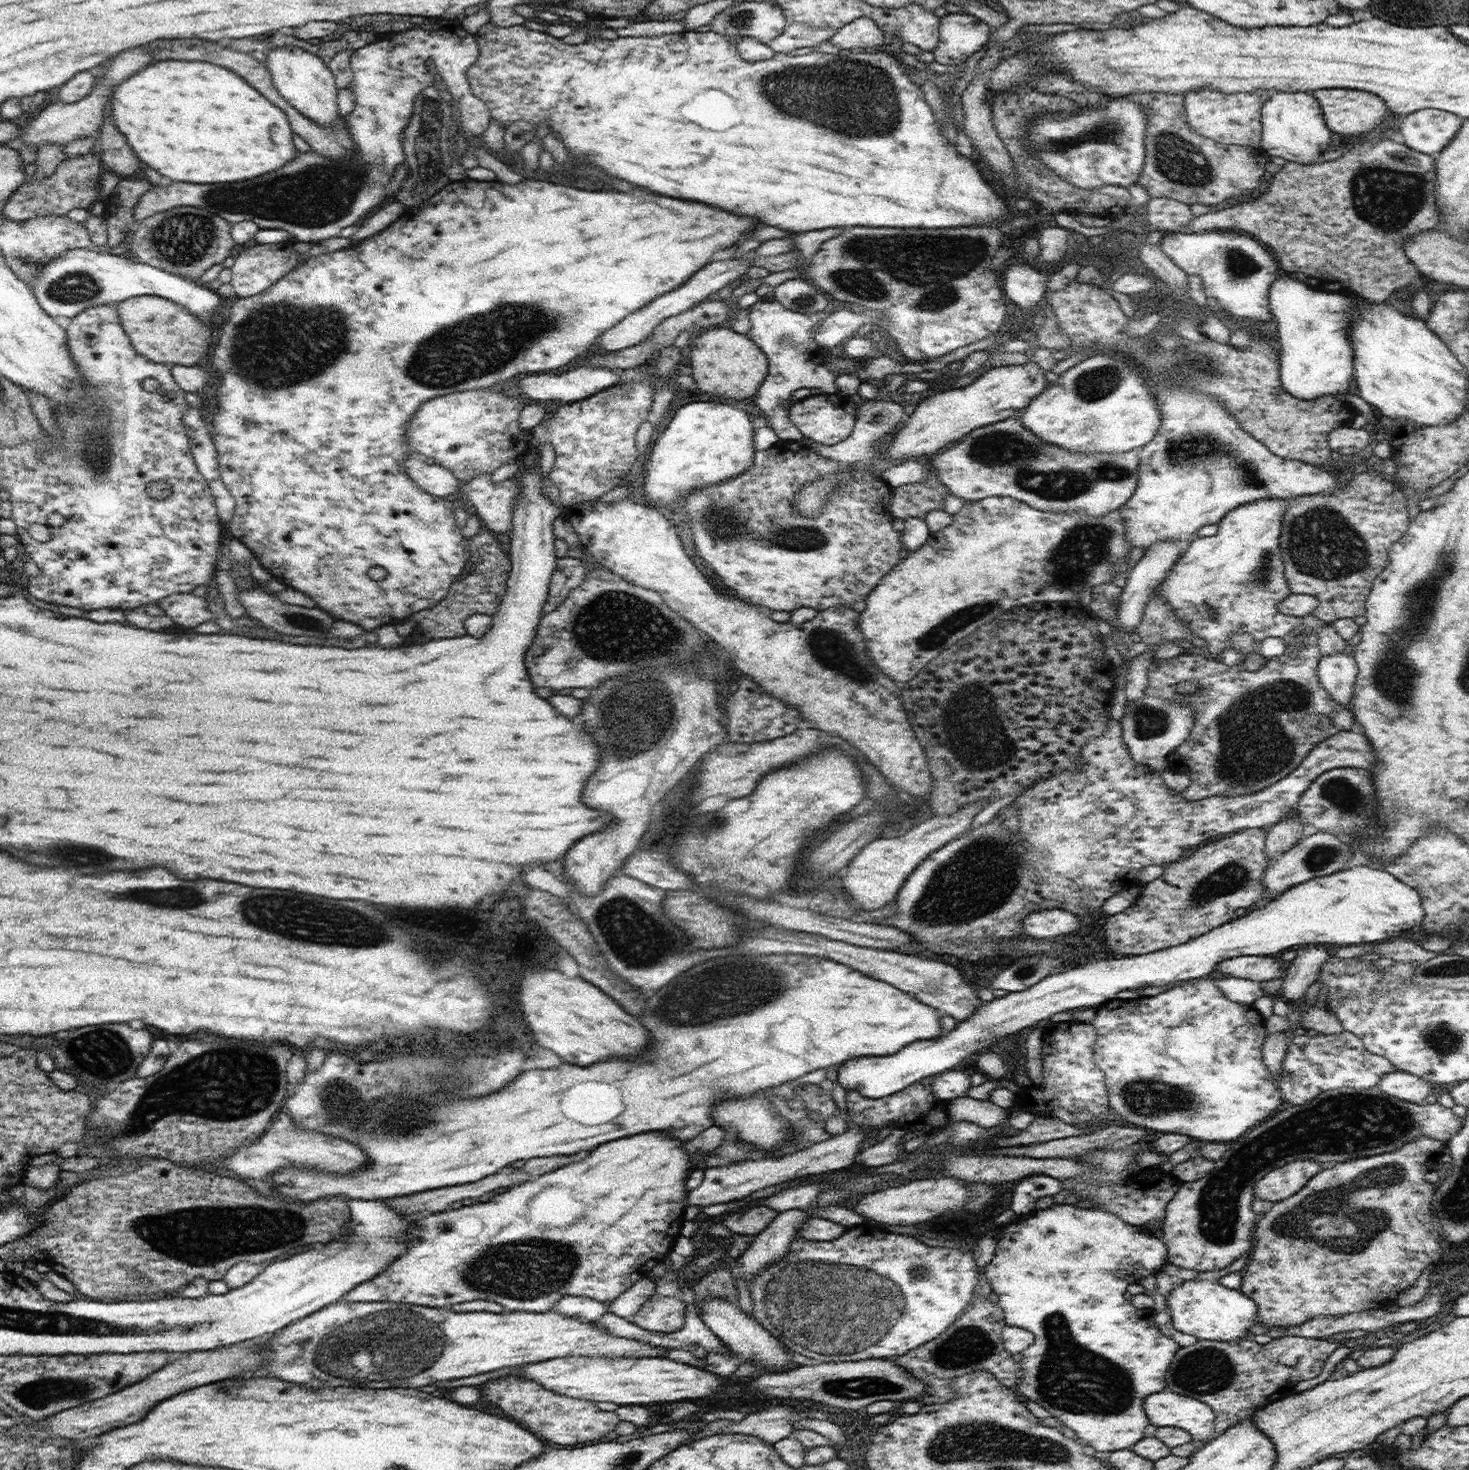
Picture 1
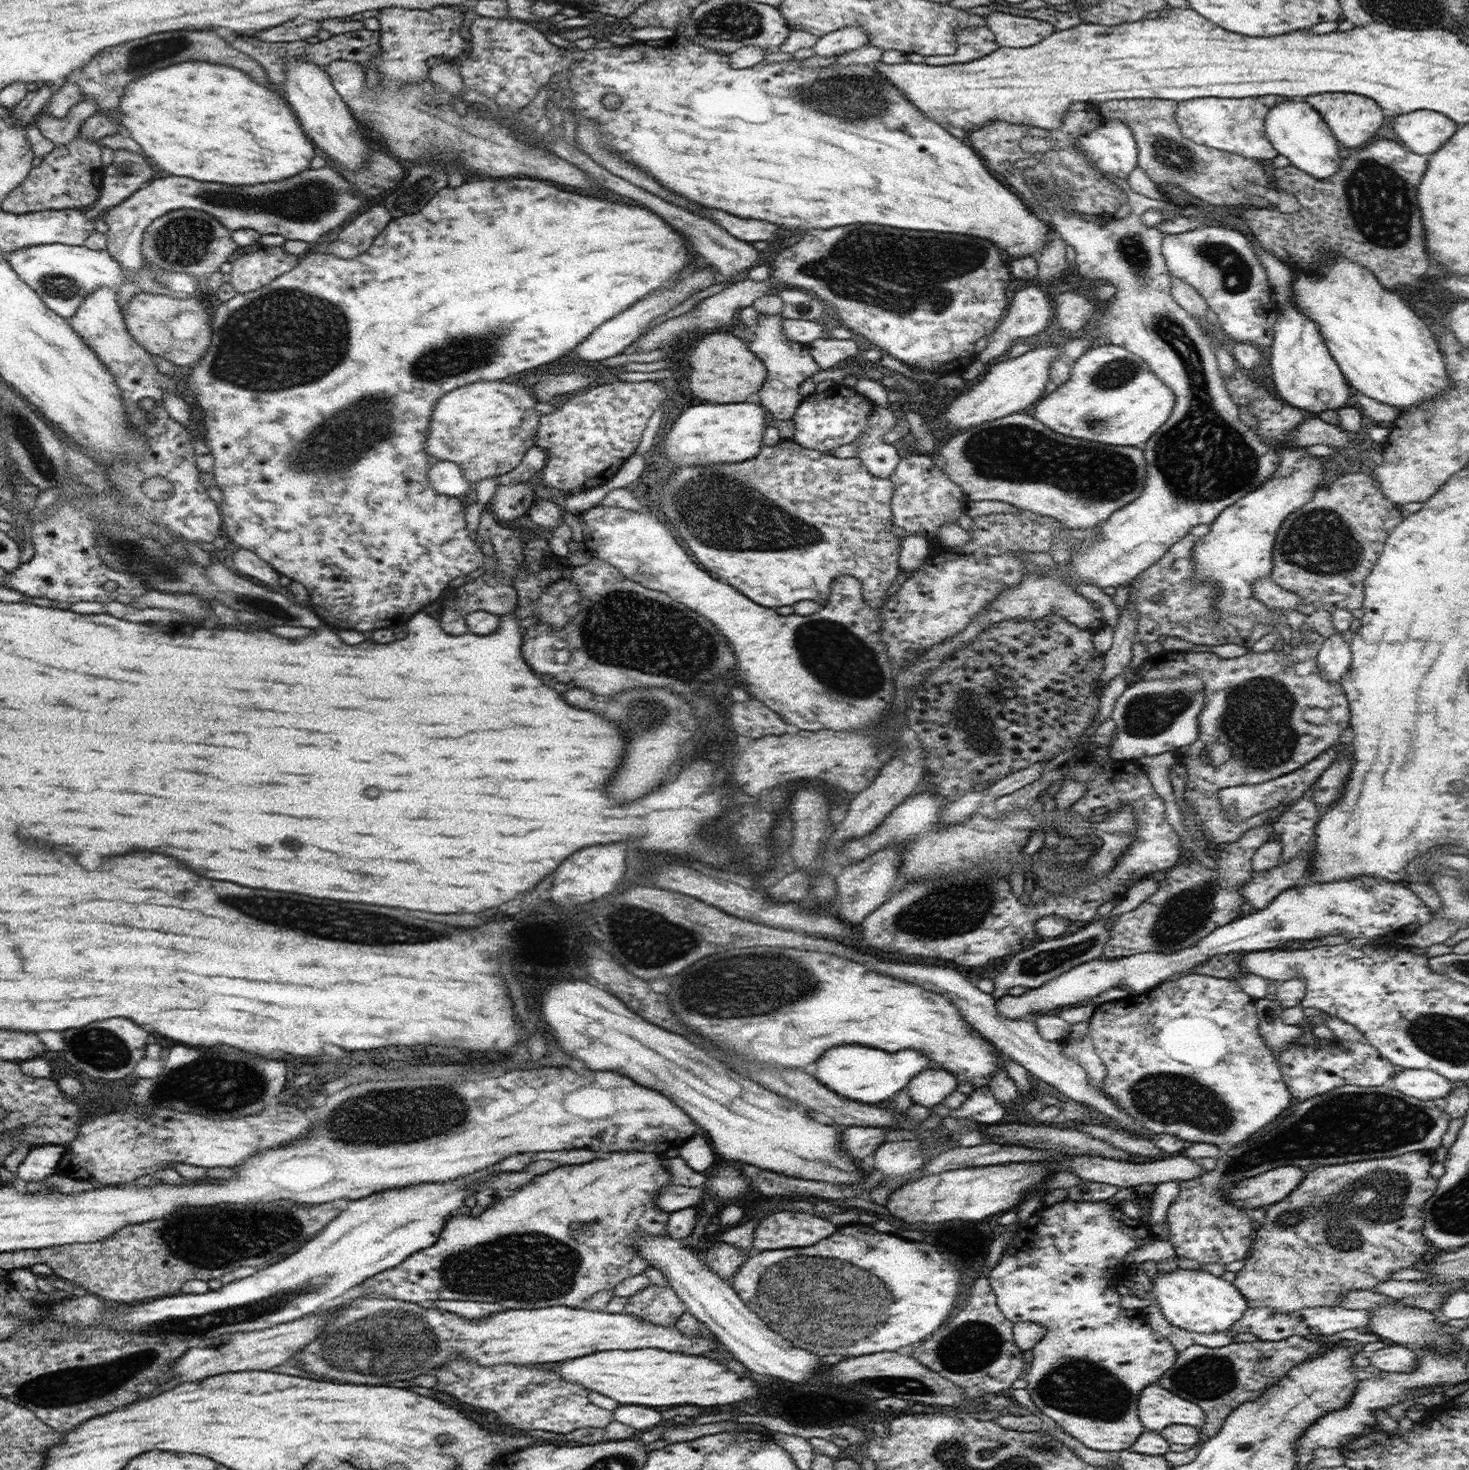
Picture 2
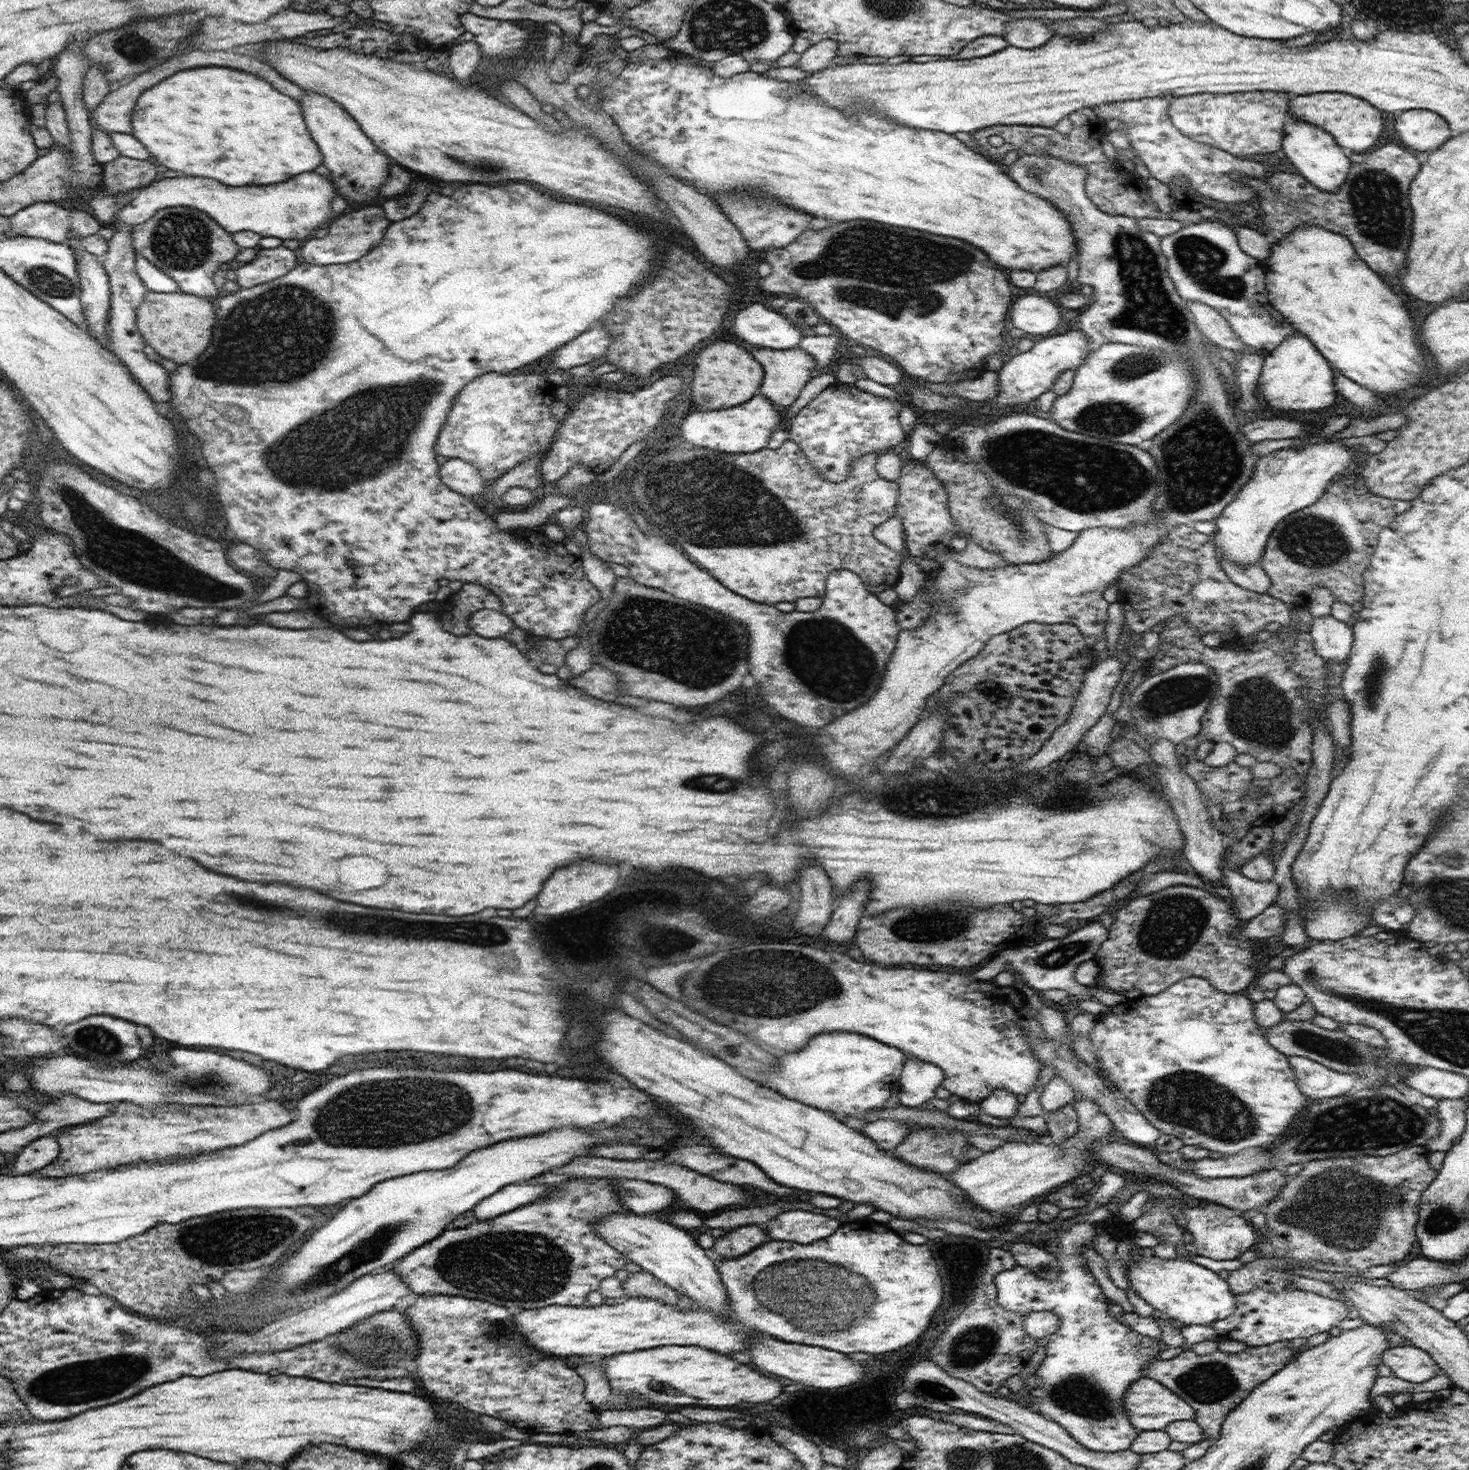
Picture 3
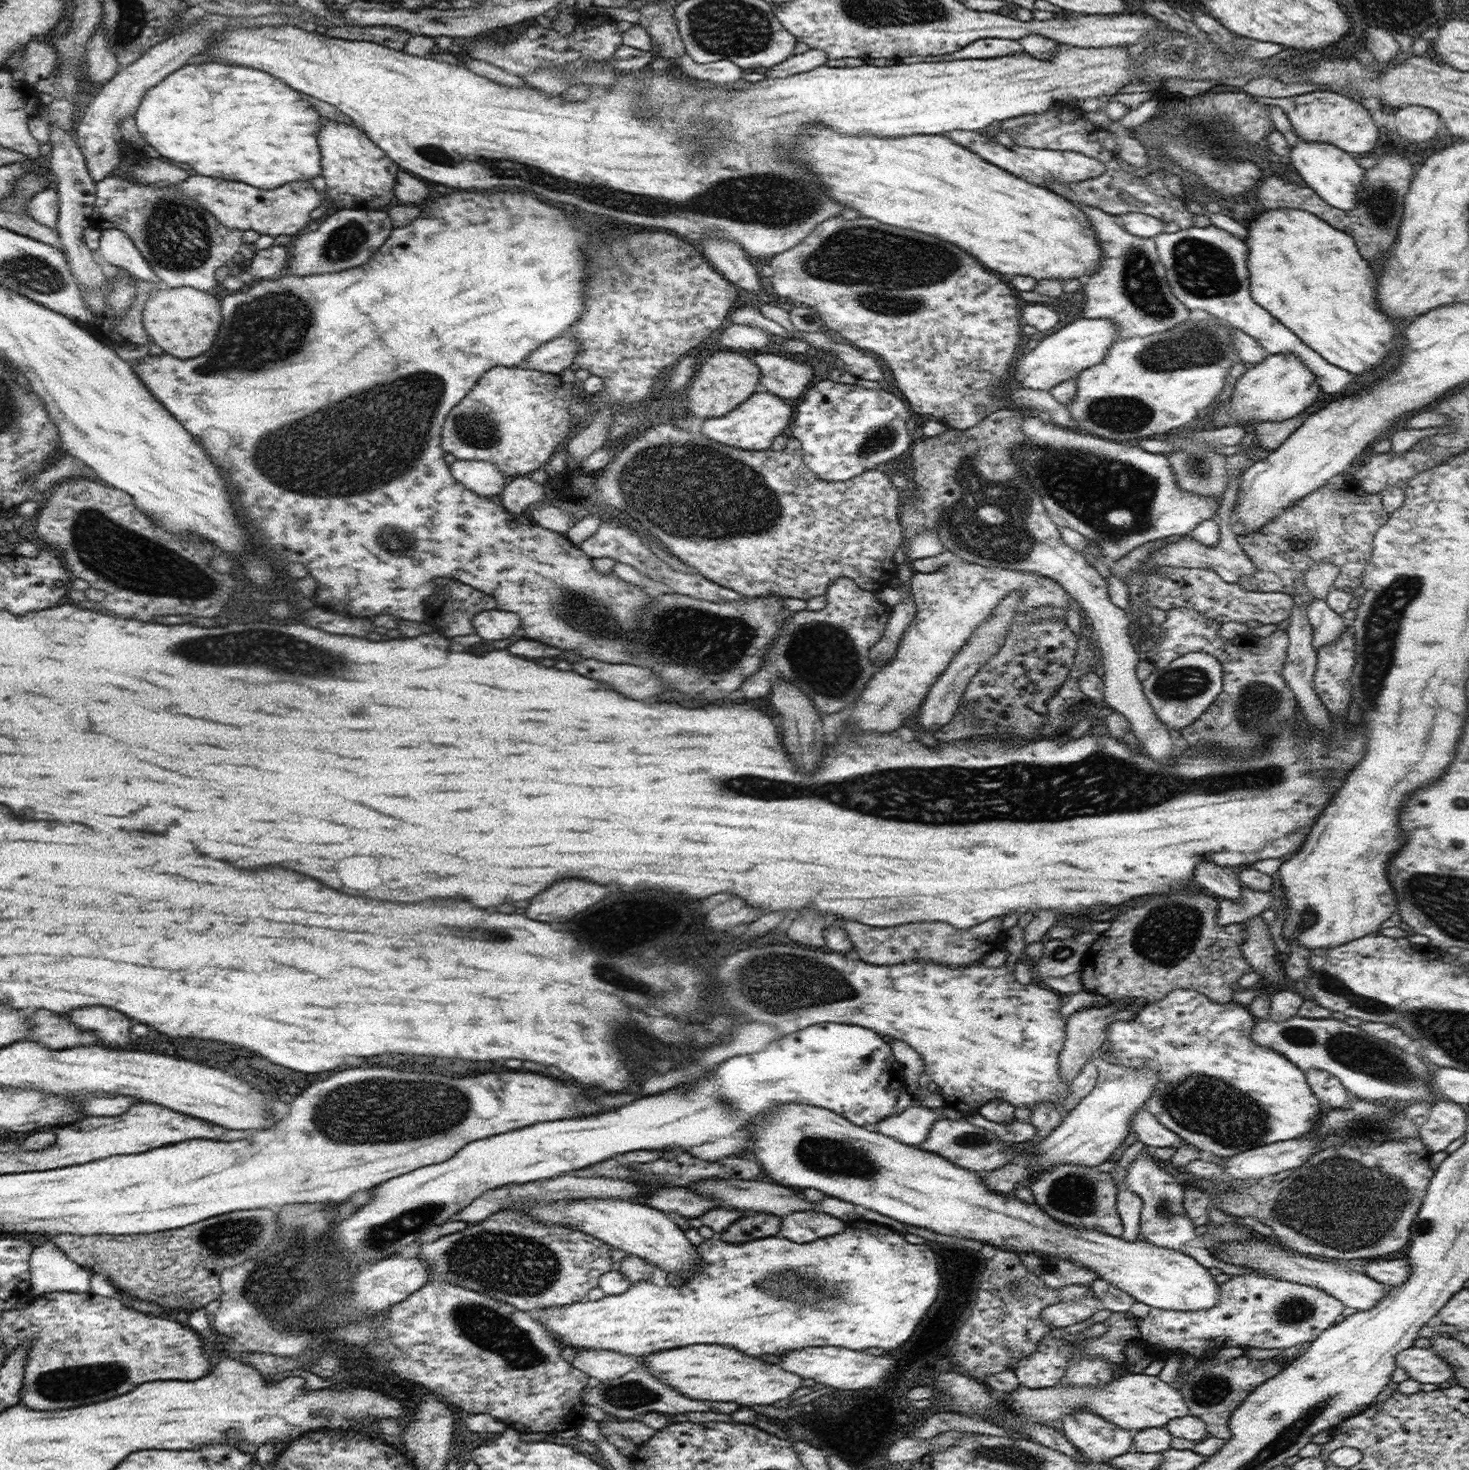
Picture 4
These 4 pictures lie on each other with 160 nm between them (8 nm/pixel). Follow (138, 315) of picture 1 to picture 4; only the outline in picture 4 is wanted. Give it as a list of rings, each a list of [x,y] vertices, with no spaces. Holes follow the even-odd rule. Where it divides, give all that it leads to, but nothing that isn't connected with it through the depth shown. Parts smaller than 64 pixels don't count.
[[[164,286],[147,298],[142,322],[148,337],[162,350],[176,358],[194,358],[212,348],[220,328],[220,302],[205,291],[194,287],[172,288]]]

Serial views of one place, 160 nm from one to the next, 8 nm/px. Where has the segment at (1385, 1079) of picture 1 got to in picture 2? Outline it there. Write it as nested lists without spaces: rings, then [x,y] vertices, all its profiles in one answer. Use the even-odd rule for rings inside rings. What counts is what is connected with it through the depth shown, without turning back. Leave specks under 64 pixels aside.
[[[1397,1069],[1392,1088],[1421,1101],[1446,1098],[1452,1091],[1452,1082],[1428,1069]]]

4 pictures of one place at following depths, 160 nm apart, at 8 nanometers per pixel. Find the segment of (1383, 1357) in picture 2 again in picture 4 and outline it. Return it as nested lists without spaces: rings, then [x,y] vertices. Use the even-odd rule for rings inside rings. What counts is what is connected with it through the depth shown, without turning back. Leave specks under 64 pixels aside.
[[[1415,1346],[1404,1349],[1395,1356],[1395,1363],[1397,1367],[1404,1368],[1412,1380],[1417,1380],[1422,1384],[1430,1383],[1442,1386],[1449,1378],[1453,1378],[1453,1370],[1450,1363],[1446,1362],[1446,1359],[1440,1358],[1432,1349]]]

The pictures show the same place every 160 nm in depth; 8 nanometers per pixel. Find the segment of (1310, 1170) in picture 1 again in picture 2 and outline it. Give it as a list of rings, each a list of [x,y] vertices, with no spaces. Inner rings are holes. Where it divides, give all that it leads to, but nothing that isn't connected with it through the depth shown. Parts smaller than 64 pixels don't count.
[[[1297,1166],[1278,1167],[1231,1187],[1229,1199],[1246,1209],[1270,1206],[1286,1198],[1304,1179],[1307,1171]]]

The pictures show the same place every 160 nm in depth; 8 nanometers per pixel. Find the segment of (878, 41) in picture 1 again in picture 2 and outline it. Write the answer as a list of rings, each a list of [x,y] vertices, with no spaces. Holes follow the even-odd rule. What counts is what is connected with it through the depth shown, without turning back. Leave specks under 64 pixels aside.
[[[844,27],[825,34],[812,48],[814,56],[834,57],[869,45],[869,36],[864,27]]]

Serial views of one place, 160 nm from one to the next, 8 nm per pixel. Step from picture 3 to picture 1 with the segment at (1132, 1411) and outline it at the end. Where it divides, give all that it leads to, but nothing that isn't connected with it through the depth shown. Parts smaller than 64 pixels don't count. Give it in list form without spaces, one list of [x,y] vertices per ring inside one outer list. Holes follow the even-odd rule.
[[[1164,1390],[1158,1392],[1158,1394],[1148,1396],[1146,1402],[1144,1402],[1144,1410],[1146,1410],[1146,1414],[1148,1414],[1148,1418],[1150,1418],[1152,1424],[1156,1424],[1156,1426],[1182,1428],[1186,1430],[1186,1432],[1189,1432],[1194,1440],[1210,1440],[1217,1435],[1214,1430],[1214,1411],[1208,1404],[1201,1400],[1174,1394],[1174,1392],[1170,1390]]]

